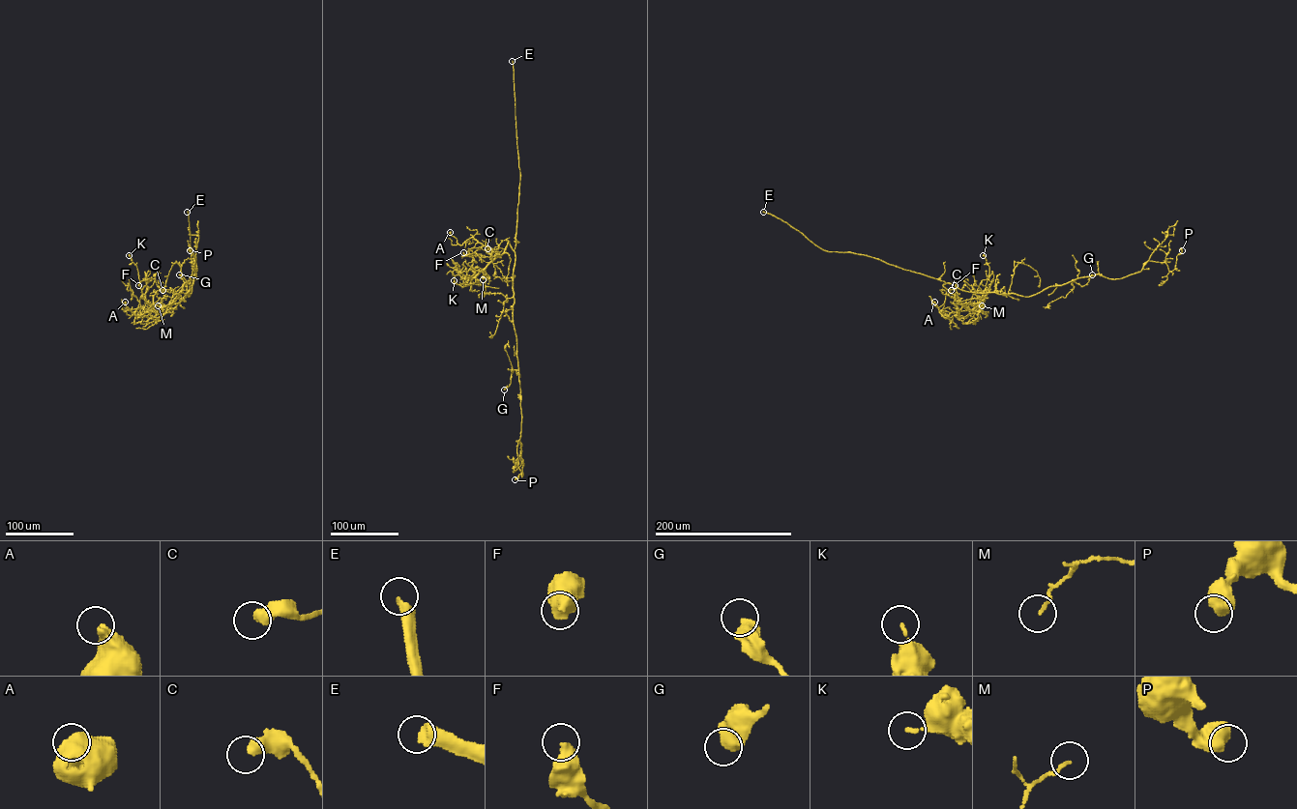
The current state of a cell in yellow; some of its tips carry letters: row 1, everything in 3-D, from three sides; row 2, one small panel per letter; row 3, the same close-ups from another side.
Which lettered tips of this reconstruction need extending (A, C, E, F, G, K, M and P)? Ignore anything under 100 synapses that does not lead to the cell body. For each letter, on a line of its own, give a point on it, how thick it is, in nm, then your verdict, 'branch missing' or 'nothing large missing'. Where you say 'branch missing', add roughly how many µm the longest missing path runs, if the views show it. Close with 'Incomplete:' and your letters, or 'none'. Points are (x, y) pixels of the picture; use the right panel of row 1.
A: (934, 302) | 420 nm | nothing large missing
C: (951, 290) | 480 nm | nothing large missing
E: (763, 212) | 480 nm | branch missing | 180 µm
F: (955, 285) | 550 nm | nothing large missing
G: (1092, 274) | 550 nm | nothing large missing
K: (983, 255) | 160 nm | nothing large missing
M: (982, 305) | 120 nm | nothing large missing
P: (1182, 250) | 800 nm | nothing large missing
Incomplete: E

